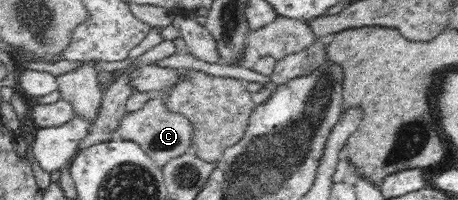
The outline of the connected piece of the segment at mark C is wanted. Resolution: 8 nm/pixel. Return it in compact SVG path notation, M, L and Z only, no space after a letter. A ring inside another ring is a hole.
M164 90L158 97L146 101L141 109L124 114L116 134L116 138L121 141L132 141L139 145L140 149L159 168L184 154L191 147L192 139L195 137L195 128L190 123L189 117L176 111L168 111L168 107L166 107L168 97L169 91Z

